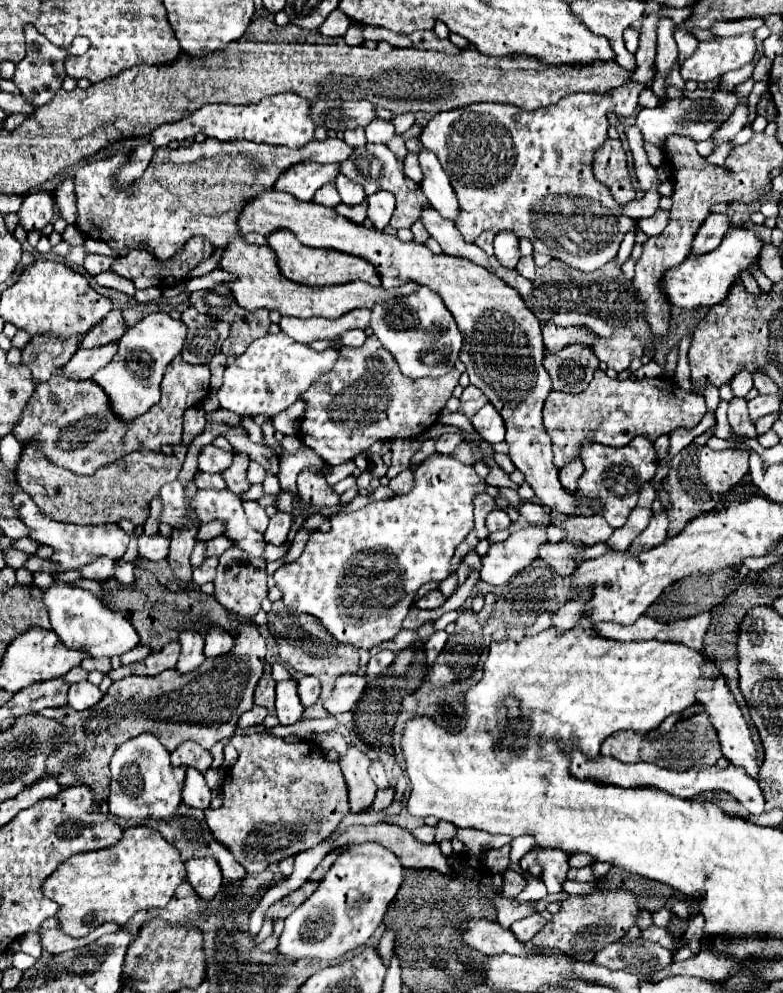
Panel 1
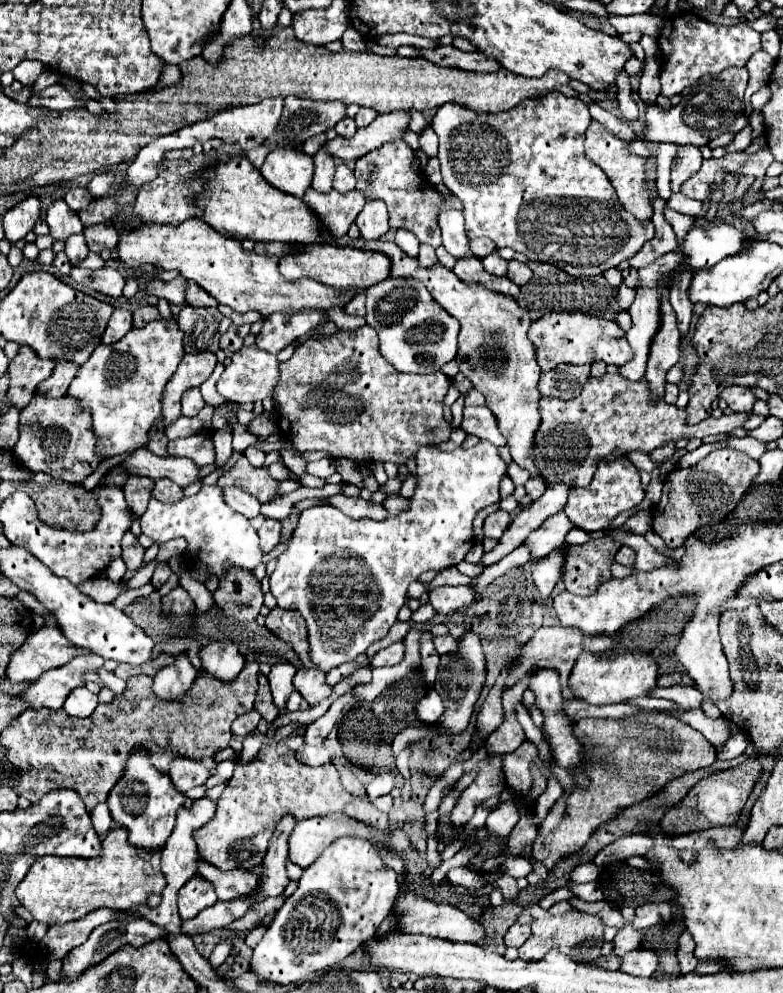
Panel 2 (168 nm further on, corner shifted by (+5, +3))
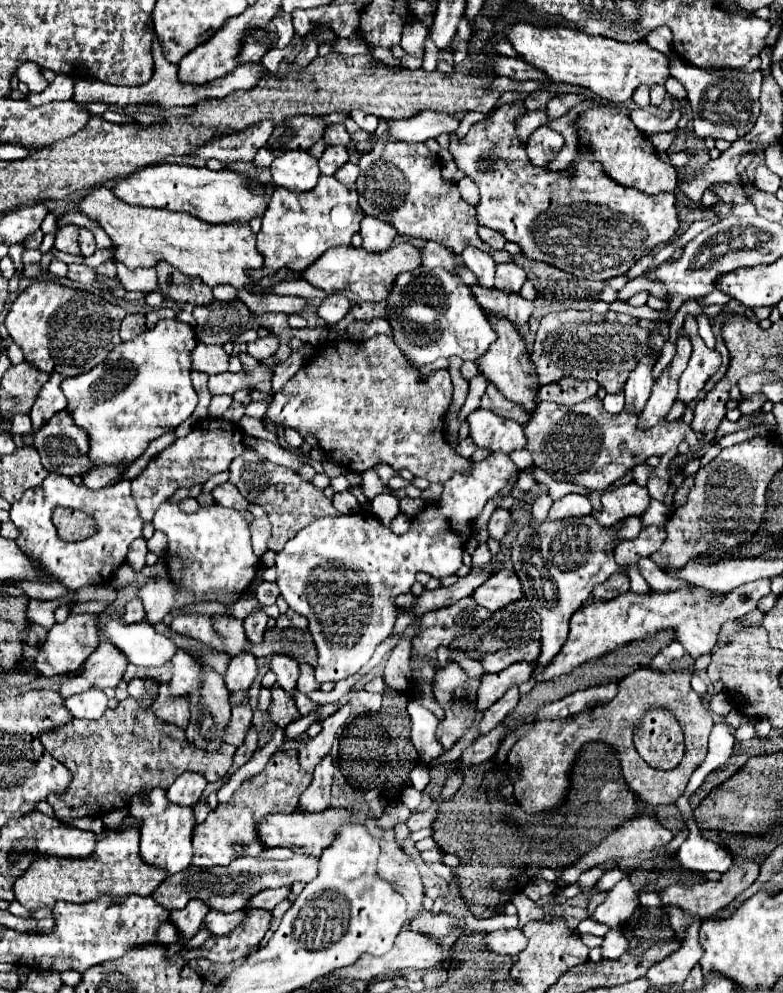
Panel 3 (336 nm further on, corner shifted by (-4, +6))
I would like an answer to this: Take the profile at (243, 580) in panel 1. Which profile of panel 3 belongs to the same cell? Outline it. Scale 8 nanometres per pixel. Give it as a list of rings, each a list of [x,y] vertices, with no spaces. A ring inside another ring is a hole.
[[[254,611],[252,615],[248,615],[244,619],[244,629],[246,629],[246,637],[252,643],[262,643],[264,639],[264,631],[266,631],[266,621],[268,617],[262,611]]]

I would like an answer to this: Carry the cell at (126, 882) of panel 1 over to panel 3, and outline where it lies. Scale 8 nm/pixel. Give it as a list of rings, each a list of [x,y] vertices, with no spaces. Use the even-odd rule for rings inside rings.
[[[126,827],[100,837],[94,853],[84,859],[40,857],[16,879],[16,901],[26,909],[52,909],[52,903],[56,903],[56,899],[68,903],[86,903],[102,895],[108,895],[112,899],[124,899],[128,895],[148,897],[166,879],[166,875],[164,871],[156,871],[156,867],[148,867],[140,859],[138,841],[140,831],[136,827]]]

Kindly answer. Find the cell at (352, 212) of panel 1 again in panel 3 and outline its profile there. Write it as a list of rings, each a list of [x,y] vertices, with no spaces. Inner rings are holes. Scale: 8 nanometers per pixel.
[[[320,175],[318,185],[308,193],[292,193],[278,187],[272,193],[268,209],[262,217],[262,229],[258,231],[258,251],[264,257],[260,269],[250,269],[248,277],[258,283],[268,275],[276,275],[280,269],[288,269],[292,275],[300,275],[328,249],[350,245],[354,233],[360,231],[364,213],[358,205],[356,185],[344,185],[334,177]]]

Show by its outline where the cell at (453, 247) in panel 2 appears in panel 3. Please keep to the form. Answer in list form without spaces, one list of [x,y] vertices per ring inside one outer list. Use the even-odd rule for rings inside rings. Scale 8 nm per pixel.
[[[468,247],[468,251],[462,253],[462,259],[466,263],[466,267],[478,277],[478,283],[486,289],[494,289],[494,259],[484,253],[484,251],[476,251],[476,247]]]

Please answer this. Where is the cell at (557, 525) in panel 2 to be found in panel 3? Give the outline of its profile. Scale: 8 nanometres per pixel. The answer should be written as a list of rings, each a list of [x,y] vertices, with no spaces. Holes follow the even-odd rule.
[[[566,495],[550,507],[550,519],[564,519],[564,517],[582,517],[590,515],[592,505],[582,495]]]

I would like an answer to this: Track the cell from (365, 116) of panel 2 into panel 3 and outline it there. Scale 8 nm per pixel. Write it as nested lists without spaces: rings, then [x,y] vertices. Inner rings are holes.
[[[352,111],[350,117],[352,117],[364,131],[368,131],[368,133],[374,133],[376,127],[378,127],[378,117],[376,117],[376,115],[368,115],[368,113],[364,113],[364,111]]]

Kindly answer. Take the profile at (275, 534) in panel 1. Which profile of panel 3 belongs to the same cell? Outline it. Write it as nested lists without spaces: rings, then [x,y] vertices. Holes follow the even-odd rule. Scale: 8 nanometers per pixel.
[[[260,517],[260,519],[252,519],[248,523],[250,527],[250,535],[252,535],[252,549],[254,553],[260,557],[266,551],[266,543],[270,539],[270,519],[268,517]]]

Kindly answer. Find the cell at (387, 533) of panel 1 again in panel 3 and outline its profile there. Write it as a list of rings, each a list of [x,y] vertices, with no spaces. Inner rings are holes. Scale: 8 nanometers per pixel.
[[[500,451],[490,453],[488,459],[474,463],[470,475],[454,475],[448,483],[444,483],[444,493],[438,505],[428,505],[418,517],[414,517],[410,531],[404,535],[392,533],[388,527],[376,521],[372,513],[360,511],[330,519],[316,519],[316,523],[304,527],[284,545],[284,549],[276,555],[276,583],[286,603],[310,621],[308,629],[320,655],[316,667],[318,683],[338,683],[342,679],[348,679],[370,661],[376,647],[392,633],[392,627],[396,623],[394,599],[410,591],[410,587],[414,585],[414,575],[418,571],[424,571],[436,579],[456,575],[462,565],[462,553],[470,537],[472,521],[480,515],[486,501],[496,497],[498,491],[508,485],[508,479],[516,471],[518,469],[508,455]]]

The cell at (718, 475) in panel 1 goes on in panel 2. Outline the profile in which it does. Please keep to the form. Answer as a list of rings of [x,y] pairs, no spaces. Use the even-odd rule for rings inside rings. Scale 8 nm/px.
[[[731,448],[715,450],[687,470],[673,470],[663,484],[661,502],[655,506],[653,530],[669,548],[679,548],[687,534],[697,532],[705,524],[721,522],[737,506],[757,472],[759,462]]]

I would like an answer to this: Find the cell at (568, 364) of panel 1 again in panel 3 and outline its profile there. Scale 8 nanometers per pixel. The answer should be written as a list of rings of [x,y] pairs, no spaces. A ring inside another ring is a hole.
[[[564,379],[564,383],[552,383],[548,387],[540,387],[538,401],[552,401],[558,405],[572,407],[576,403],[586,401],[588,397],[594,397],[596,391],[598,391],[598,385],[592,381]]]

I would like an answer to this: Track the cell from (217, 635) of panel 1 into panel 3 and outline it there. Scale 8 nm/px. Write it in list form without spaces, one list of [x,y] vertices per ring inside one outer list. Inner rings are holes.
[[[240,653],[230,659],[228,671],[226,671],[226,687],[230,691],[248,691],[258,675],[256,657],[250,653]]]

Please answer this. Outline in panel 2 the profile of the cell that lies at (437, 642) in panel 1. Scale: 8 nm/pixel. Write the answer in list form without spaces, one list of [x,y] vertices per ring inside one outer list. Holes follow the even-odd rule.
[[[433,636],[433,644],[439,654],[455,652],[455,638],[453,636]]]

